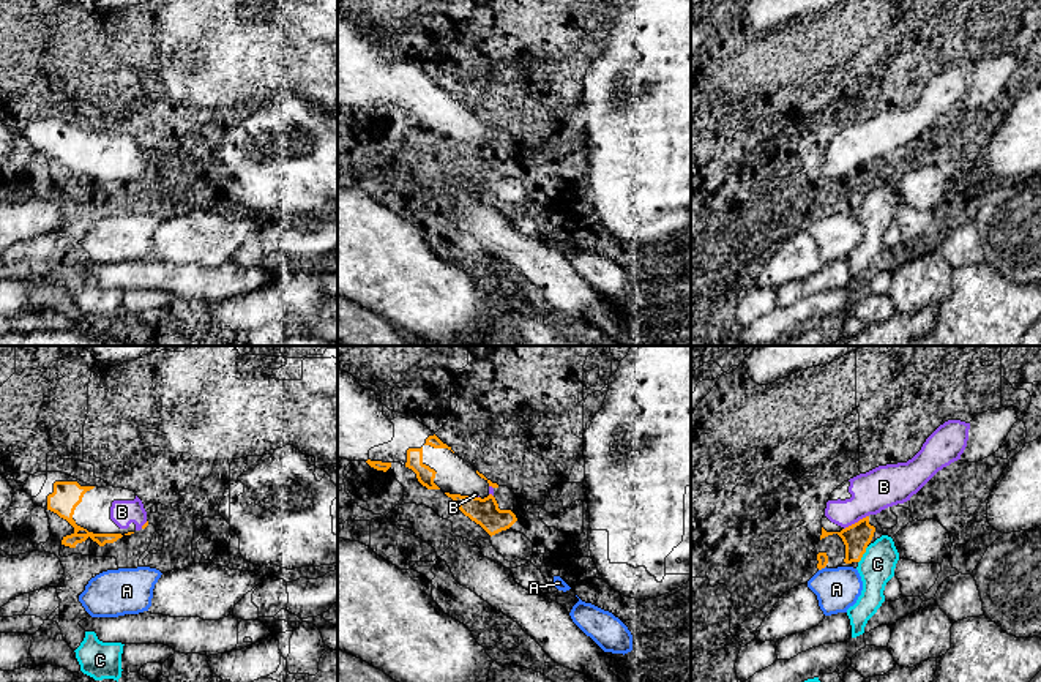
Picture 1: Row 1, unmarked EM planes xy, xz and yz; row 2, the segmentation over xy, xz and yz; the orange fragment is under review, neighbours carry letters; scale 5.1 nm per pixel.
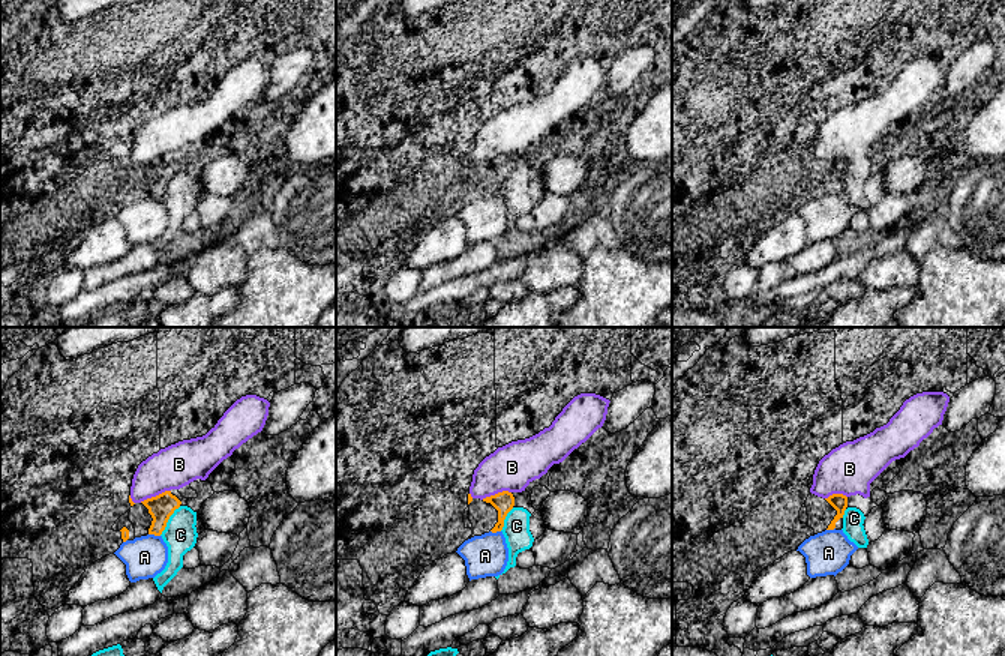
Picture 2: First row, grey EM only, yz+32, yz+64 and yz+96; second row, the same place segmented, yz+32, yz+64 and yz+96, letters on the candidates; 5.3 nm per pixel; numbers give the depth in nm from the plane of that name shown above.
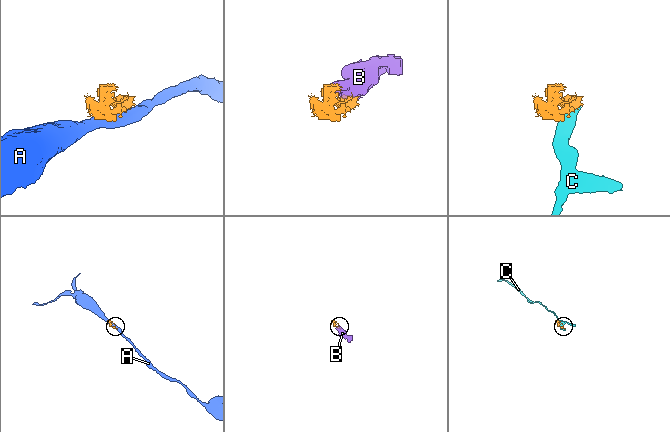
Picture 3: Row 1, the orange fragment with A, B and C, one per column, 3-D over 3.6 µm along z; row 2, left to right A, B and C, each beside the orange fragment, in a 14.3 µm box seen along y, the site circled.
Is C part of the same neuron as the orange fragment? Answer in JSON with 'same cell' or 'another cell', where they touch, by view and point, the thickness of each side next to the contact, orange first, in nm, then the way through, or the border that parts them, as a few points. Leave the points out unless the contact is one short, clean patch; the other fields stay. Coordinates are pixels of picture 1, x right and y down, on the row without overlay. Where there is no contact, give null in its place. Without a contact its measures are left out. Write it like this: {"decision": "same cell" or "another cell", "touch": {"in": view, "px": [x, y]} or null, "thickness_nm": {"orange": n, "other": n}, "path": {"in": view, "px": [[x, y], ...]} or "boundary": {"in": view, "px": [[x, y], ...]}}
{"decision": "another cell", "touch": {"in": "yz", "px": [863, 199]}, "thickness_nm": {"orange": 140, "other": 180}, "boundary": {"in": "yz", "px": [[868, 193], [858, 209]]}}

